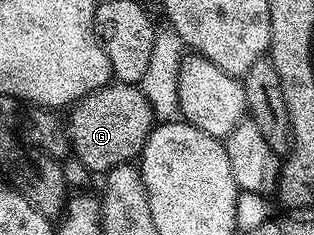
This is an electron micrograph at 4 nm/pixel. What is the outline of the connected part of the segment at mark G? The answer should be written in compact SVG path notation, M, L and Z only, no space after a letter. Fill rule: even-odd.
M112 81L80 99L69 114L65 126L71 139L71 155L92 173L106 173L117 165L138 160L153 126L143 90L134 83Z

